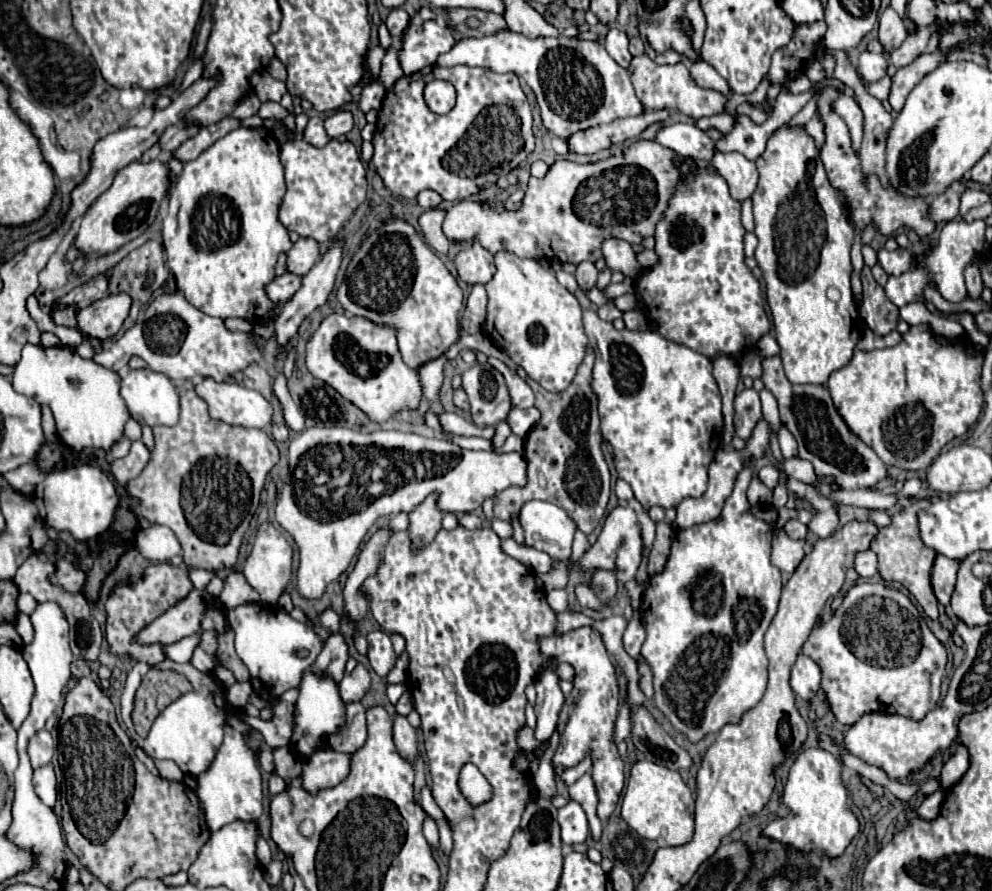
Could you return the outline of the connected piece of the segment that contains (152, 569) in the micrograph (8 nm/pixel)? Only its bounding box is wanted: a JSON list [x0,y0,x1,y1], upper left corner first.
[106,563,194,666]

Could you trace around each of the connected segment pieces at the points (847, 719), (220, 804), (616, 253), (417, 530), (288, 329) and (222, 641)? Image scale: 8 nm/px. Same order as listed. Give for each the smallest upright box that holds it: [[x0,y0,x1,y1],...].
[[802,583,946,726],[198,714,262,832],[602,238,640,276],[408,496,442,548],[274,242,342,350],[218,630,250,682]]

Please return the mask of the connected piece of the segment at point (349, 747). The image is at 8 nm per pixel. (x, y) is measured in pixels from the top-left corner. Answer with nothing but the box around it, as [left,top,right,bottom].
[328,702,368,752]

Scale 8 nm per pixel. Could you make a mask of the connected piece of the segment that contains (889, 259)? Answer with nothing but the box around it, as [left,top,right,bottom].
[878,248,914,276]

